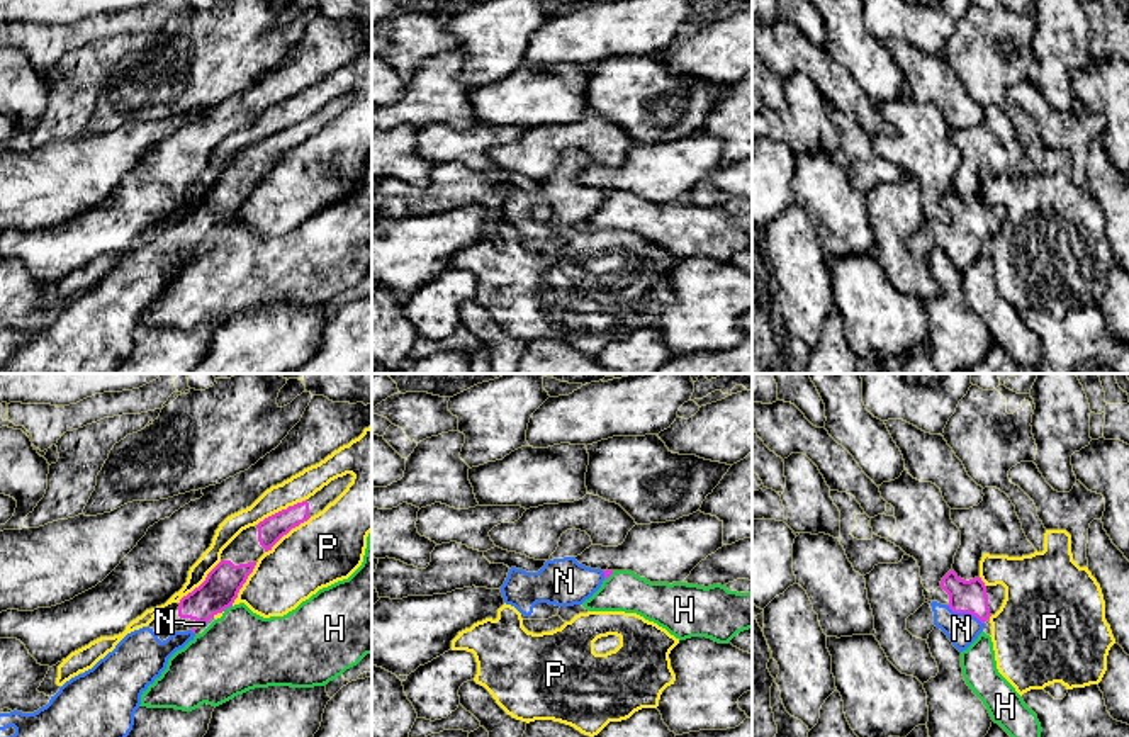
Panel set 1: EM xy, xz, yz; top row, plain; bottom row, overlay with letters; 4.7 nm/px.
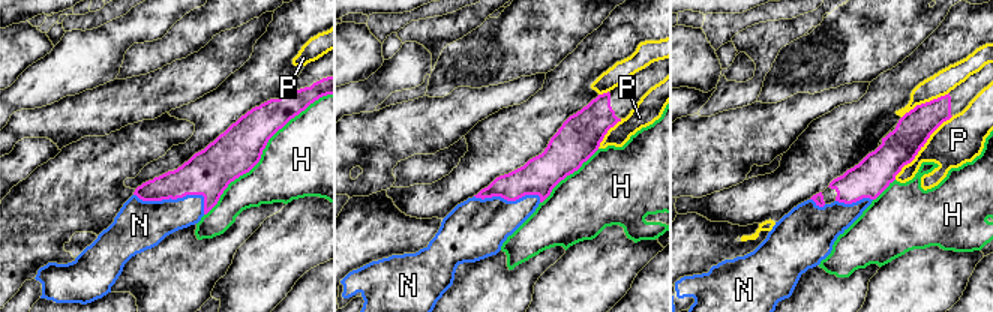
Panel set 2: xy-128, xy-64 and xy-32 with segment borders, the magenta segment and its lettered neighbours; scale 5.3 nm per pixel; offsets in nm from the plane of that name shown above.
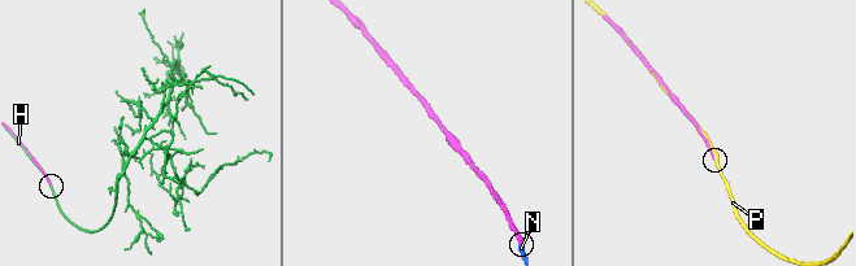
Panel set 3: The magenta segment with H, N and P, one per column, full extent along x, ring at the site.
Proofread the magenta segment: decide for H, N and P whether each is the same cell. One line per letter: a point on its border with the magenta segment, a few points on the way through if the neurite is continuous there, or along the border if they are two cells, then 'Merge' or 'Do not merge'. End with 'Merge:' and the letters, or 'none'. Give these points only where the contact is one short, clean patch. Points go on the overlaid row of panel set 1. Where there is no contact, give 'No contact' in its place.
H: Touches magenta at xy (226, 607). Do not merge
N: Touches magenta at yz (965, 612). Merge
P: Touches magenta at xy (282, 510). Do not merge
Merge: N

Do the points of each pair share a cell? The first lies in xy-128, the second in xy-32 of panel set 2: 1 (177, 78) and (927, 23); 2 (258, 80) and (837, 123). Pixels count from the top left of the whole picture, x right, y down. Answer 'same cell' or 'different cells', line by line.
1: different cells
2: same cell

